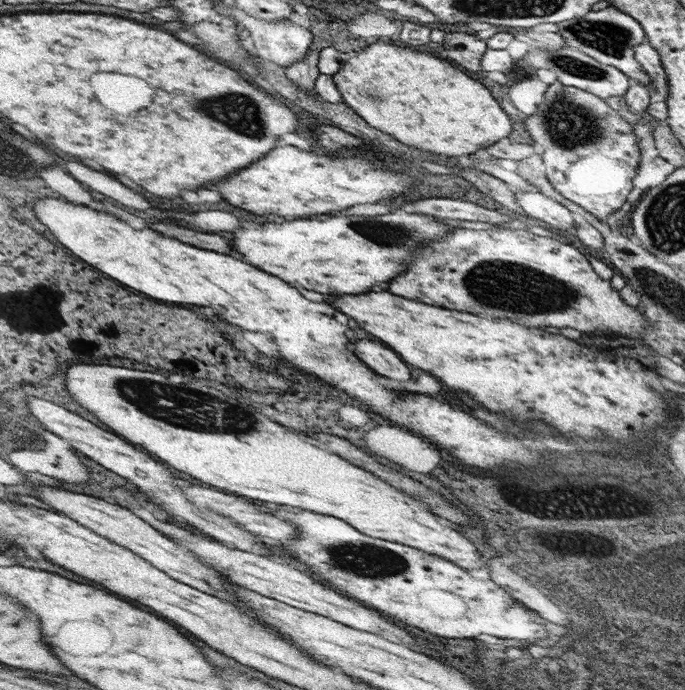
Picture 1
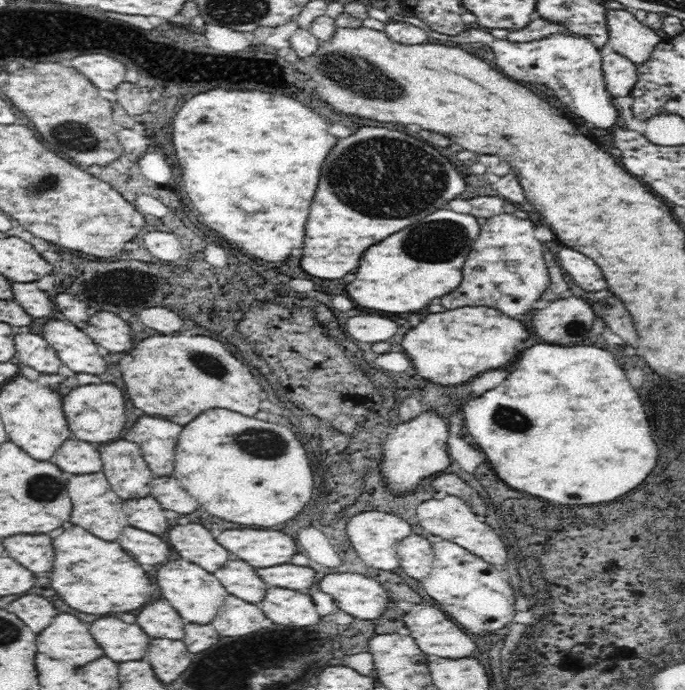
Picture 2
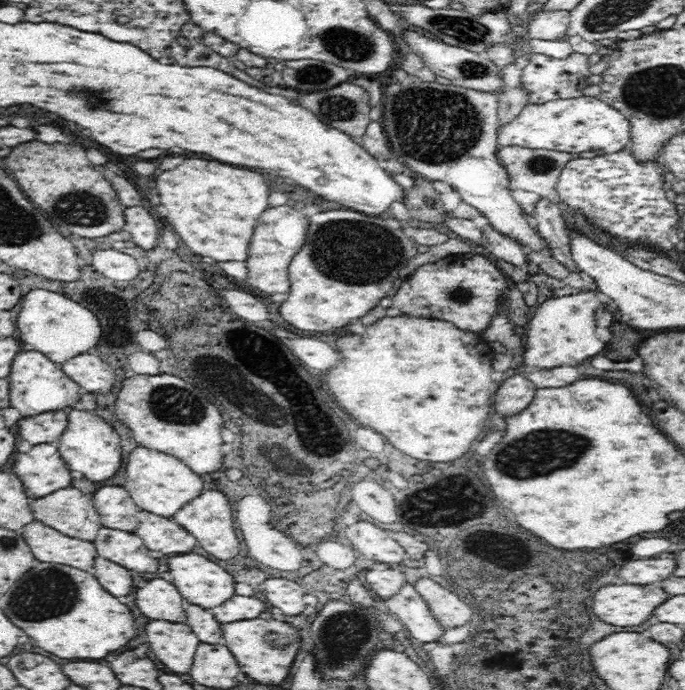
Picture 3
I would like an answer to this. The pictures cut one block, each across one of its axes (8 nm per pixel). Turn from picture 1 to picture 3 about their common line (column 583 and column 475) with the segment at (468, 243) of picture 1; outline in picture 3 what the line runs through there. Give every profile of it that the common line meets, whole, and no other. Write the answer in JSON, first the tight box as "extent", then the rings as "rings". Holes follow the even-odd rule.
{"extent":[392,254,514,334],"rings":[[[470,254],[448,256],[434,264],[426,264],[408,276],[392,296],[392,304],[406,316],[446,320],[460,332],[480,334],[488,328],[492,316],[498,312],[502,292],[506,294],[510,288],[514,288],[514,284],[496,268],[492,258]]]}

